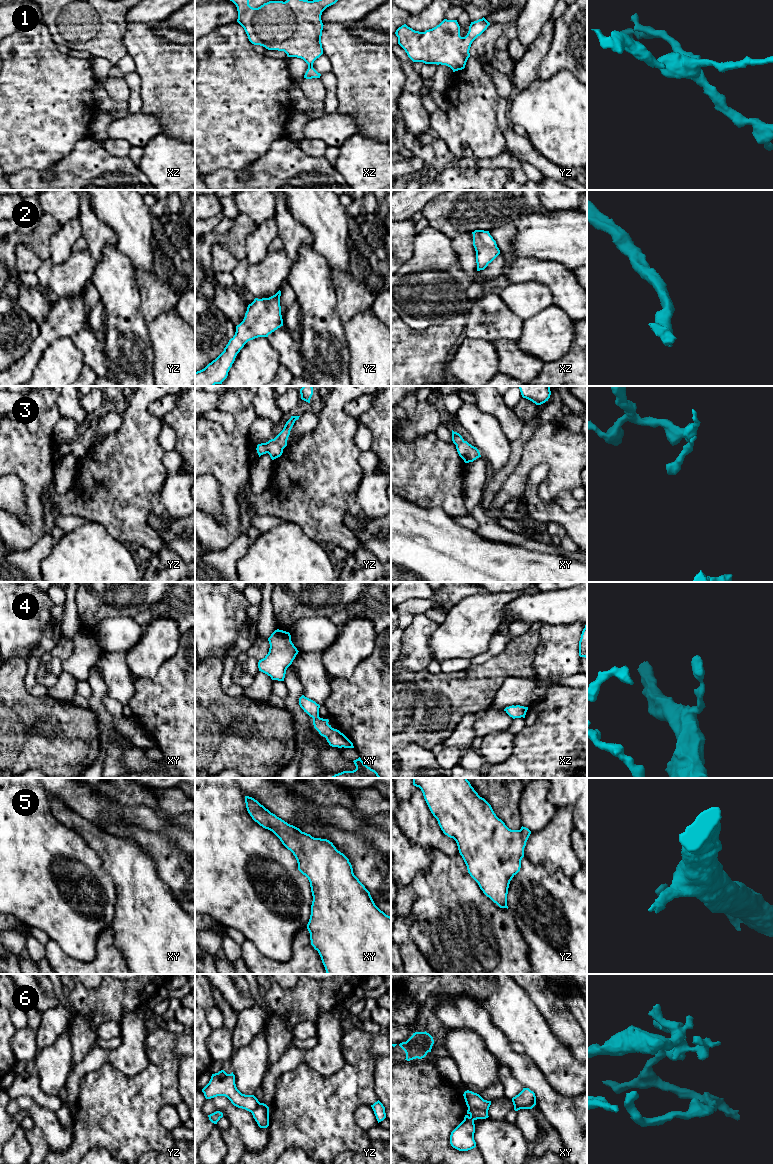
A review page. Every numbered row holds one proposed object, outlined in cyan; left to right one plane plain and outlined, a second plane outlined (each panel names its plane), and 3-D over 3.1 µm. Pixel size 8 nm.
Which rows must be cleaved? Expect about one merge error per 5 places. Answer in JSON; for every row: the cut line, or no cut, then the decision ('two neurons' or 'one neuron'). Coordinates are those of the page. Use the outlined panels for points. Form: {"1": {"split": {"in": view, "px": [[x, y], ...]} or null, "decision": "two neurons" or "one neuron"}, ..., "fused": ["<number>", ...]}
{"1": {"split": null, "decision": "one neuron"}, "2": {"split": null, "decision": "one neuron"}, "3": {"split": null, "decision": "one neuron"}, "4": {"split": null, "decision": "one neuron"}, "5": {"split": null, "decision": "one neuron"}, "6": {"split": {"in": "xy", "px": [[468, 1107], [482, 1109], [487, 1112]]}, "decision": "two neurons"}, "fused": ["6"]}

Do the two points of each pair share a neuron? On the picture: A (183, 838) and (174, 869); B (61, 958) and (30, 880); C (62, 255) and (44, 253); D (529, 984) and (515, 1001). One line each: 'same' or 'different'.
A: different
B: different
C: different
D: different

